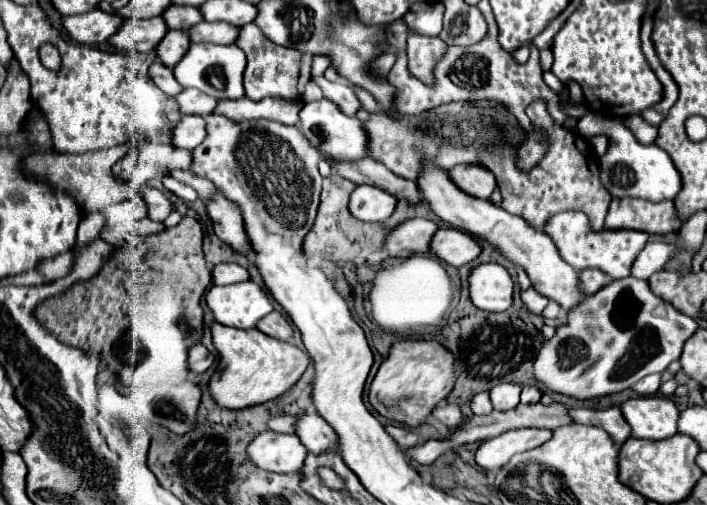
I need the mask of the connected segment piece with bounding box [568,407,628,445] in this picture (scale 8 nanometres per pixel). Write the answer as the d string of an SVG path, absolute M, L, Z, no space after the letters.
M618 407L610 409L570 409L570 419L580 425L602 427L616 445L622 445L628 439L628 425Z

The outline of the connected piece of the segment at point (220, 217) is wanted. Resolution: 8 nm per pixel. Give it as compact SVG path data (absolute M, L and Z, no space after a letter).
M218 191L210 203L208 203L208 215L212 219L214 225L214 233L228 243L234 251L242 253L242 255L252 255L252 243L244 231L244 217L238 209L236 203L228 201L222 197L222 193Z

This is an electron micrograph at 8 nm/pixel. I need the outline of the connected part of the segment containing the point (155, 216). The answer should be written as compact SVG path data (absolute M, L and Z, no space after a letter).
M144 185L144 187L140 189L140 195L142 195L142 199L144 199L146 205L148 205L148 217L150 217L152 221L164 221L164 219L168 217L168 213L172 211L172 205L170 205L170 201L162 195L162 191L158 191L158 189L150 187L150 185Z

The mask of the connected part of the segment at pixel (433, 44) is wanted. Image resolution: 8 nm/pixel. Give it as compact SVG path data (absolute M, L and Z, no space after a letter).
M410 33L408 35L410 71L418 79L432 83L432 67L444 55L444 49L446 49L446 45L442 43L440 37L426 37L420 33Z

